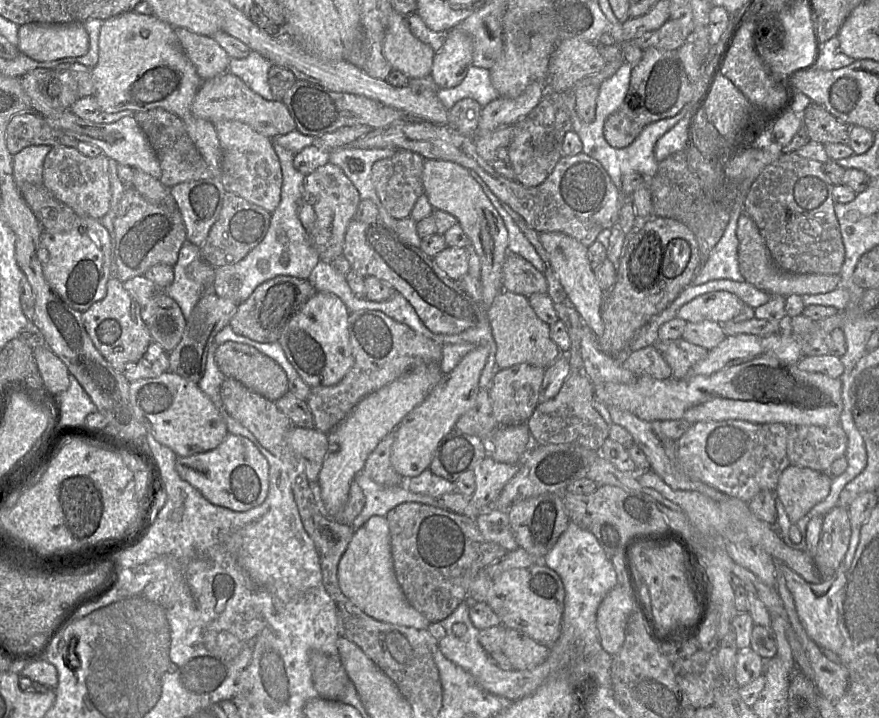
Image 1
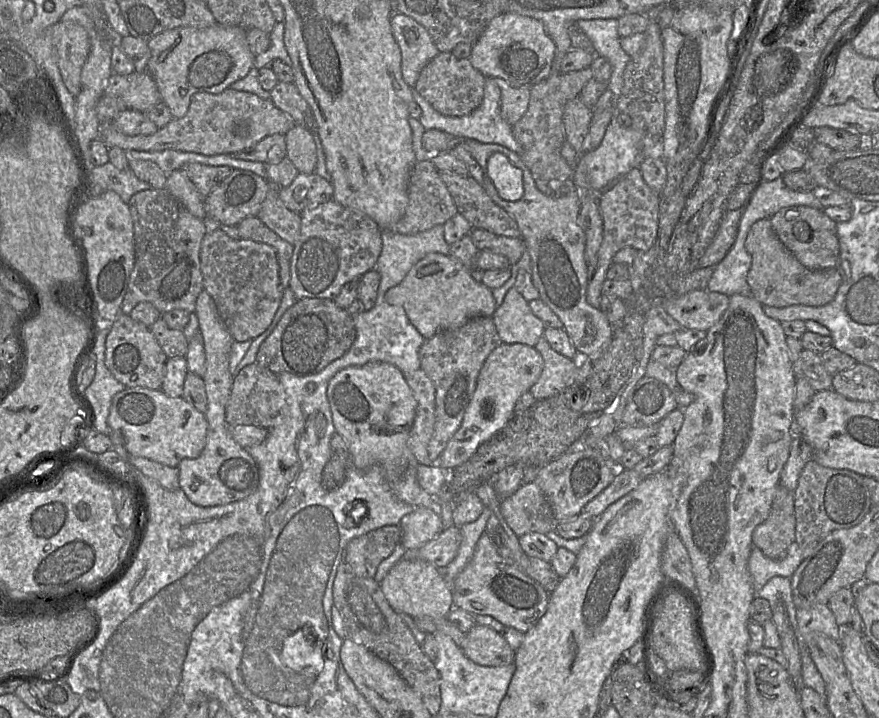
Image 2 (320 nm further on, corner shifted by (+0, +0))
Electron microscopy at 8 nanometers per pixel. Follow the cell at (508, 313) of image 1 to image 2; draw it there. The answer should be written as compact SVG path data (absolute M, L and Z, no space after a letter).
M544 336L539 339L535 348L543 358L544 367L529 392L536 400L543 400L554 396L573 383L576 379L578 362L553 350Z

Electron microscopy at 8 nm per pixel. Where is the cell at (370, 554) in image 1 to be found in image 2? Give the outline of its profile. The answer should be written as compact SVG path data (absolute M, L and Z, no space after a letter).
M402 558L389 570L379 585L389 605L398 614L406 614L412 618L446 618L454 607L451 591L442 571L426 561Z

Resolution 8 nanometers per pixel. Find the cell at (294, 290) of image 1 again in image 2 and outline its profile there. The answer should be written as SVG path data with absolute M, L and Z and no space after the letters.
M302 298L286 310L273 332L261 344L256 362L276 374L316 375L344 356L355 339L356 329L348 310L337 306L332 299Z

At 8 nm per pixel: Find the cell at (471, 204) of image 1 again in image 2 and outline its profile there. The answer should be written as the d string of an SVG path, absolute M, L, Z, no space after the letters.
M502 343L495 348L480 370L475 392L461 426L448 442L435 465L454 470L467 462L483 443L502 430L515 415L514 407L517 400L522 394L529 392L537 382L543 367L543 358L535 347Z

